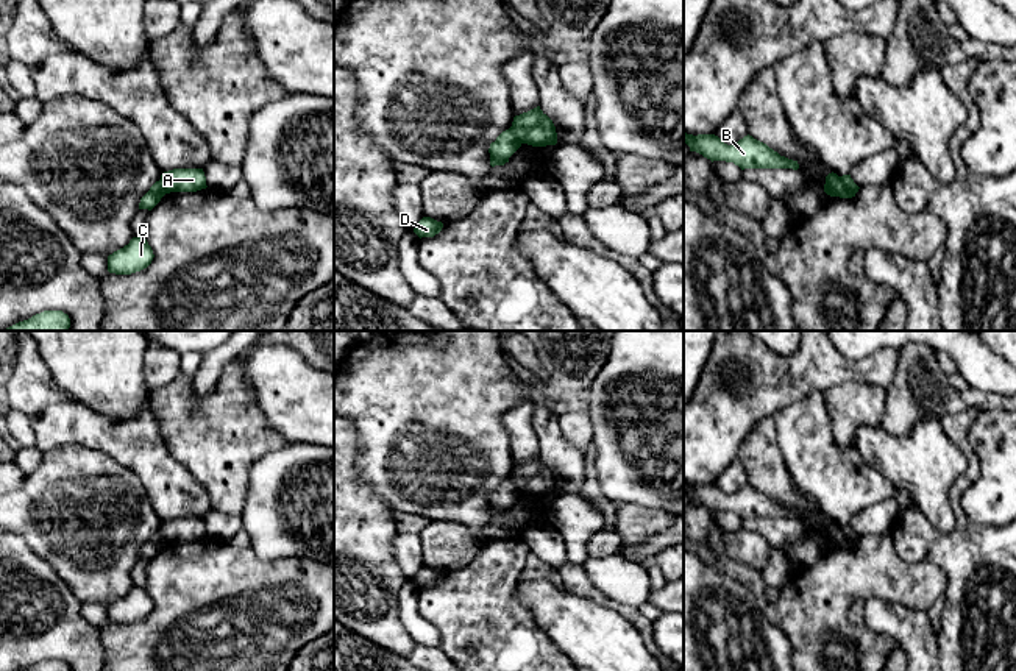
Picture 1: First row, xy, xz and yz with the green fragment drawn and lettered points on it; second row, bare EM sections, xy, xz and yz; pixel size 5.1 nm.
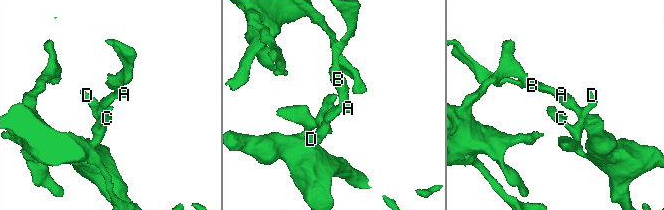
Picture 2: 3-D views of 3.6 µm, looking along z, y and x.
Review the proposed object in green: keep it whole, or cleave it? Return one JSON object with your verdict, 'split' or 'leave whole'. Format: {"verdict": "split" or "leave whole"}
{"verdict": "split"}

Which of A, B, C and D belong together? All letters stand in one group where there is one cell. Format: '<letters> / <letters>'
A B / C D

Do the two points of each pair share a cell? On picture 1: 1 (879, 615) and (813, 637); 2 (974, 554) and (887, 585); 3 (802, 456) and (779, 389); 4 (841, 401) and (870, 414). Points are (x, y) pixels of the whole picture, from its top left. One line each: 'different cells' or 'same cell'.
1: different cells
2: different cells
3: different cells
4: same cell

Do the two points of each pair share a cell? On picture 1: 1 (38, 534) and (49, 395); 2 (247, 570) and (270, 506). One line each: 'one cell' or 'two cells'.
1: two cells
2: two cells

